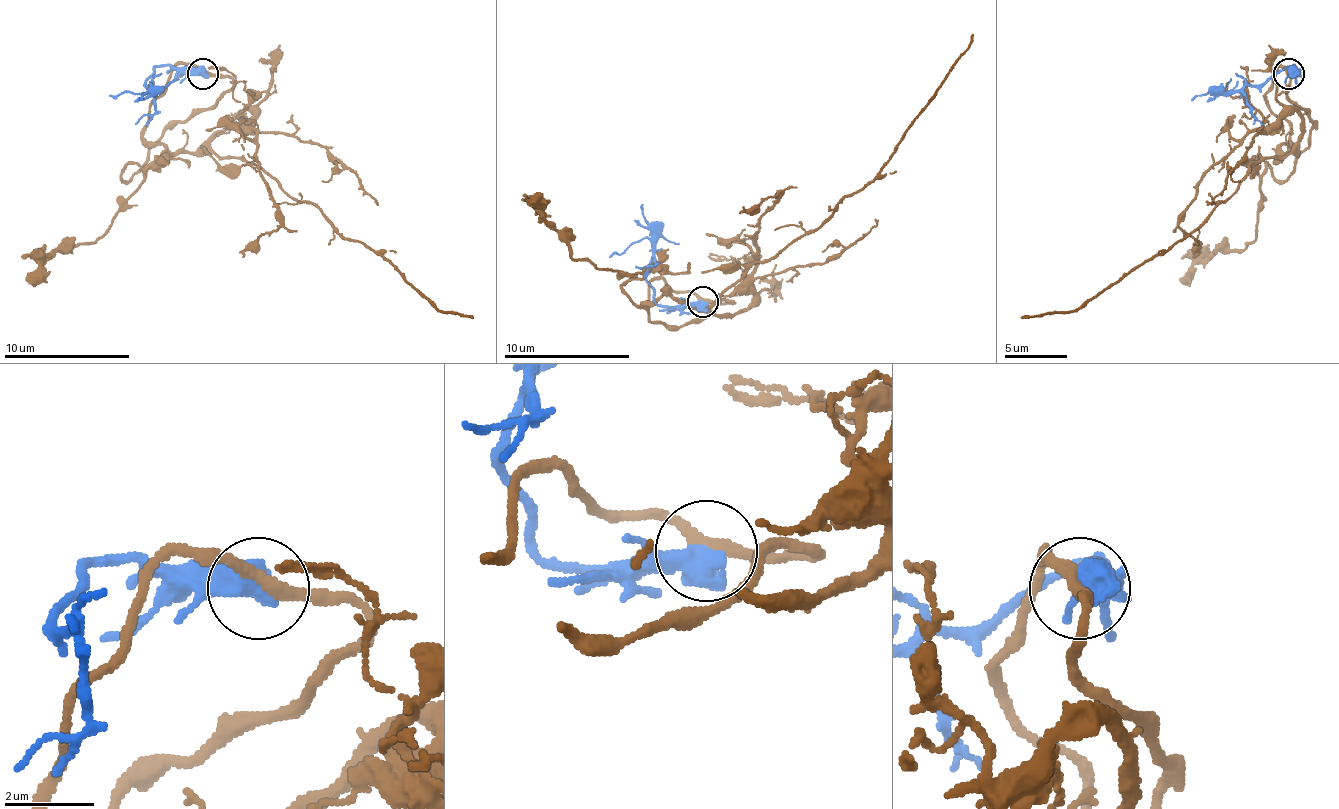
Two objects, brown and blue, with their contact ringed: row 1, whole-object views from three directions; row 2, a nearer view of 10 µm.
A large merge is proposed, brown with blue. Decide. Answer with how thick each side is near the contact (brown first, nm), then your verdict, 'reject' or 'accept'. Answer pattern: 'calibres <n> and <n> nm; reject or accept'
calibres 280 and 700 nm; reject

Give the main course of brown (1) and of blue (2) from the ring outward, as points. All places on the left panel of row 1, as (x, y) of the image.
1: (202, 72), (180, 63), (155, 101), (142, 135), (148, 142), (252, 160), (437, 311), (472, 317)
2: (202, 72), (155, 66), (155, 72), (145, 82), (152, 88), (108, 94)

